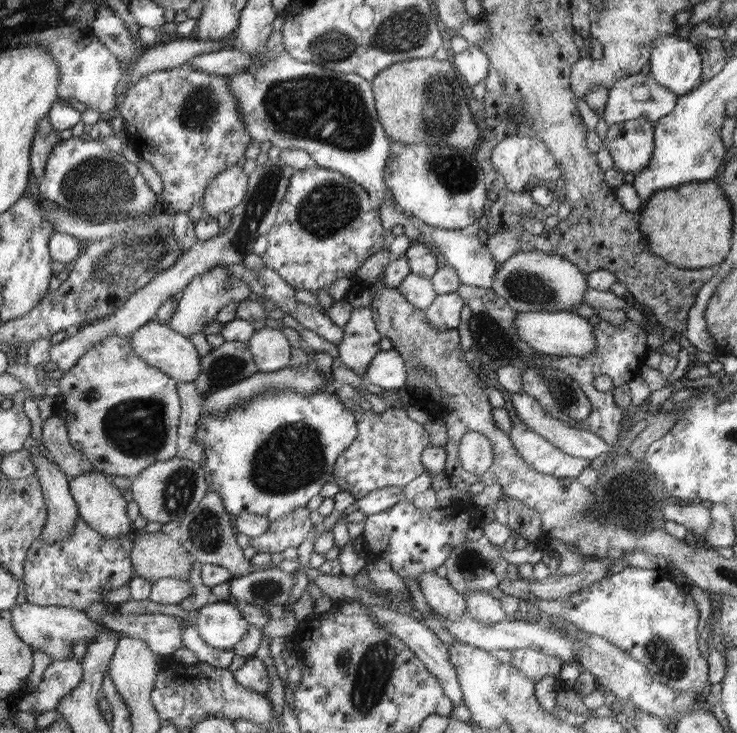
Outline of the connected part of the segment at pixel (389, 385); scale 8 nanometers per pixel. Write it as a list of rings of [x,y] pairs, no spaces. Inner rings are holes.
[[[394,349],[379,350],[366,373],[366,382],[380,388],[399,390],[407,379],[406,361]]]

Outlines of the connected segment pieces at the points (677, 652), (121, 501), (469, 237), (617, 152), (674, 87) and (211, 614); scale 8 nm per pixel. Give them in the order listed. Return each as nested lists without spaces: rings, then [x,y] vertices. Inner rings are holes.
[[[625,567],[619,574],[608,575],[606,578],[599,580],[598,582],[593,582],[591,585],[582,587],[580,590],[578,590],[578,592],[570,594],[565,601],[555,601],[554,599],[549,601],[548,599],[538,597],[531,597],[530,599],[534,604],[536,604],[536,608],[538,608],[539,612],[543,612],[544,617],[552,617],[552,619],[558,619],[558,621],[572,623],[572,625],[576,625],[576,627],[578,627],[578,630],[584,631],[590,635],[600,636],[606,639],[606,641],[610,642],[610,644],[620,648],[620,650],[628,652],[628,654],[630,654],[630,656],[636,660],[636,662],[648,667],[652,678],[659,680],[662,682],[662,684],[669,686],[676,692],[698,693],[702,692],[702,688],[704,688],[704,686],[708,686],[708,684],[710,684],[710,682],[708,682],[707,660],[704,660],[704,658],[700,656],[700,648],[698,648],[698,644],[696,644],[696,642],[698,642],[698,622],[700,622],[700,618],[698,618],[698,606],[696,606],[696,600],[692,600],[692,596],[690,596],[690,594],[686,594],[684,590],[680,590],[680,586],[678,586],[676,582],[672,582],[672,580],[664,578],[662,574],[660,574],[660,576],[656,576],[656,570]]]
[[[90,471],[74,477],[69,482],[70,495],[74,498],[78,506],[80,518],[92,528],[102,534],[104,538],[122,538],[128,536],[133,529],[133,523],[127,516],[128,496],[117,488],[109,475],[100,471]]]
[[[414,216],[410,217],[415,220],[420,232],[433,240],[432,248],[436,252],[440,252],[446,259],[446,265],[454,268],[462,283],[480,288],[492,288],[494,286],[493,280],[500,264],[493,259],[490,249],[478,239],[477,233],[480,228],[477,222],[470,224],[470,226],[456,228],[456,230],[446,230],[432,227],[415,219]]]
[[[645,118],[617,122],[608,127],[603,142],[606,143],[606,148],[614,159],[616,169],[621,170],[623,173],[639,173],[653,160],[654,146],[656,145],[656,126],[655,123]]]
[[[660,36],[652,44],[647,68],[657,84],[676,95],[688,94],[702,83],[700,52],[687,38]]]
[[[230,599],[204,605],[193,622],[202,640],[223,650],[232,650],[243,641],[250,626],[236,602]]]

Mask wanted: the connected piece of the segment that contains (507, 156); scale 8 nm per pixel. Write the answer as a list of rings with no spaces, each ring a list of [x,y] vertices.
[[[512,136],[498,142],[492,150],[492,166],[502,175],[506,188],[512,192],[530,191],[534,185],[542,186],[544,180],[561,181],[561,168],[555,157],[547,150],[546,144],[538,138]]]

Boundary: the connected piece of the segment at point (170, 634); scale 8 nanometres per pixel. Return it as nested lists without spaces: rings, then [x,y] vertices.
[[[104,601],[91,604],[84,610],[92,620],[103,622],[106,628],[128,638],[144,640],[156,655],[168,655],[182,648],[184,620],[168,614],[128,614],[110,612]]]

